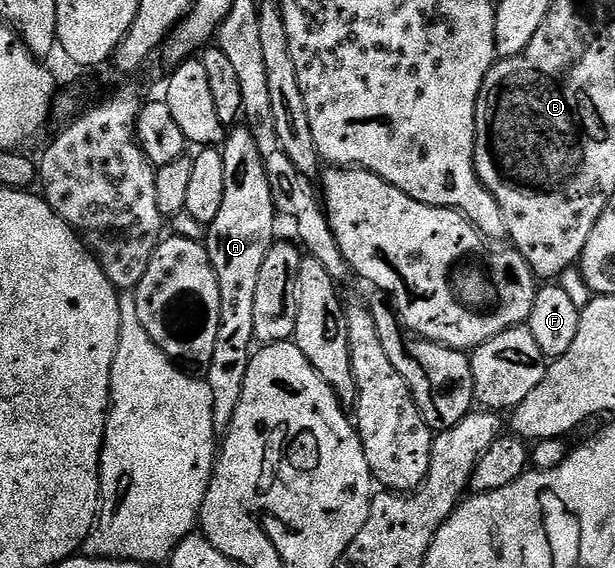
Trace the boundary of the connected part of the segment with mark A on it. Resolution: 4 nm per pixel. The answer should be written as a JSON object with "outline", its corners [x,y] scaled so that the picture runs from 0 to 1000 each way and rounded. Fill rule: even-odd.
{"outline":[[[385,218],[366,239],[361,296],[367,299],[361,366],[335,403],[335,437],[354,491],[354,597],[348,602],[348,627],[335,651],[341,695],[348,702],[353,759],[369,759],[376,752],[380,724],[387,724],[387,702],[393,702],[393,674],[400,674],[400,653],[413,620],[413,519],[420,512],[420,482],[452,417],[452,377],[439,343],[439,315],[433,315],[426,271],[420,268],[420,252],[413,252],[413,238],[407,238],[402,220]]]}

